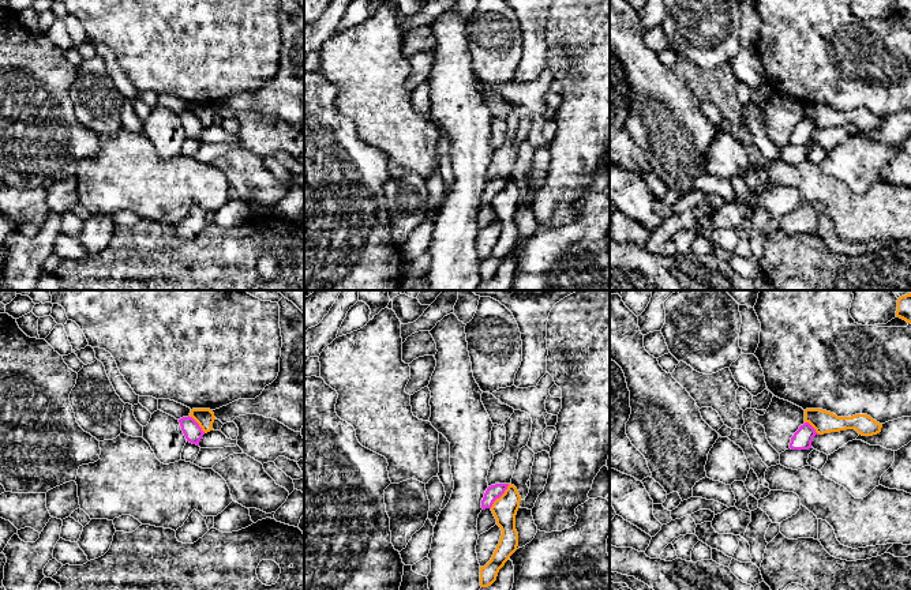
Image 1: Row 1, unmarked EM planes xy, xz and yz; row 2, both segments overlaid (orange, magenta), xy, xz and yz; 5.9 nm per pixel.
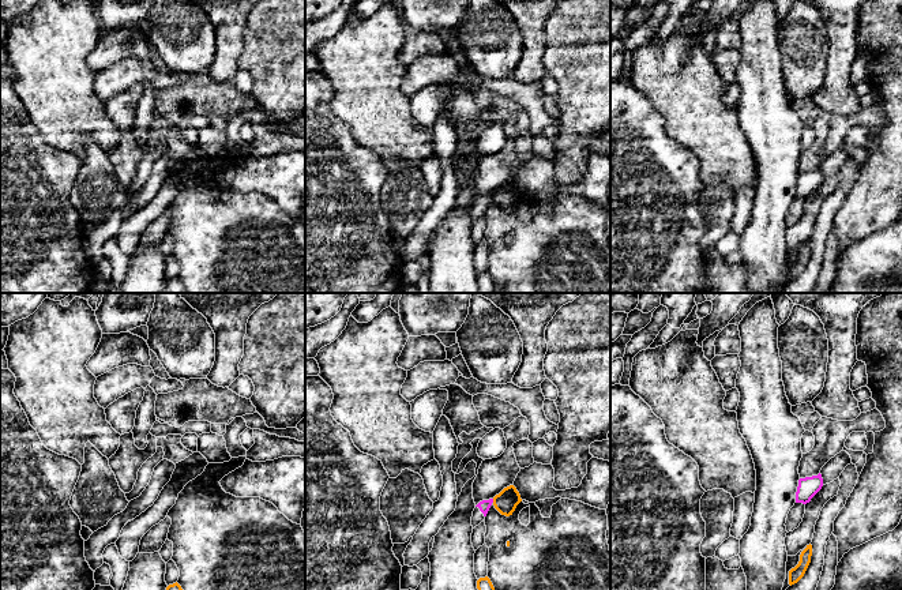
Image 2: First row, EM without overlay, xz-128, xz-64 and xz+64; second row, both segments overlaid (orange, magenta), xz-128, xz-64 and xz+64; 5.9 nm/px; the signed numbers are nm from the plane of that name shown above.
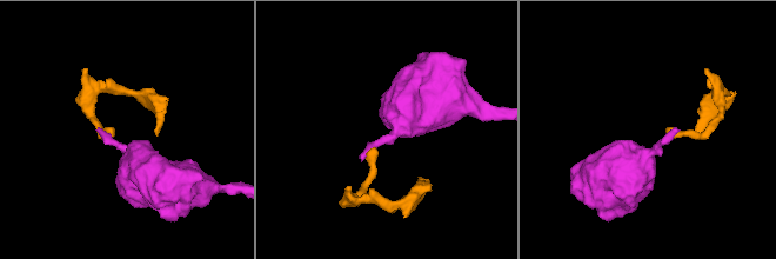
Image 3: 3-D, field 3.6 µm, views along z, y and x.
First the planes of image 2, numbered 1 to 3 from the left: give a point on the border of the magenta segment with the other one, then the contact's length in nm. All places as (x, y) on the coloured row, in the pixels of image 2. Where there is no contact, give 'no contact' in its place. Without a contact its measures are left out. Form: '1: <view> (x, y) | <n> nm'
1: no contact
2: xz-64 (493, 500) | 30 nm
3: no contact

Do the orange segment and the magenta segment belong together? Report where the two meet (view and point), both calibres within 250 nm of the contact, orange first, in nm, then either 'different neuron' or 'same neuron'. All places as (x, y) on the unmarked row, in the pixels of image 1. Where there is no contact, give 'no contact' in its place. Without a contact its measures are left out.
xz (501, 191) | 150/90 nm | different neuron

